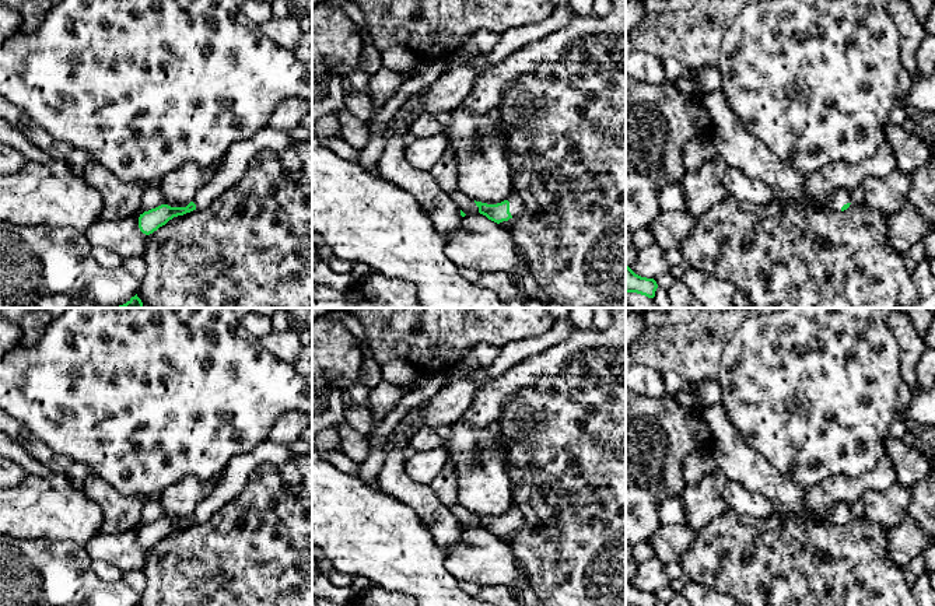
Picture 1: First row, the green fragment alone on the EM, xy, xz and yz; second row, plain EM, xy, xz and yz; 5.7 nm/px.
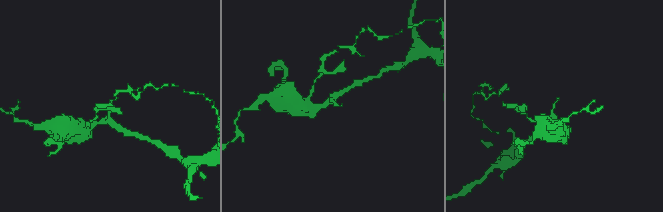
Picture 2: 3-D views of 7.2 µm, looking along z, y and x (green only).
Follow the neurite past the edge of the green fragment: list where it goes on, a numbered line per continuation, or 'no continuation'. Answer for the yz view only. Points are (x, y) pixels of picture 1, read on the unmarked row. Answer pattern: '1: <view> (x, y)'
1: yz (840, 511)

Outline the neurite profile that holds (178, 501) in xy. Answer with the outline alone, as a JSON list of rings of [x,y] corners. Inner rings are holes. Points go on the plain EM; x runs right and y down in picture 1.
[[[188,476],[179,483],[169,486],[158,498],[165,512],[164,518],[186,521],[214,487],[216,480],[202,481],[196,476]]]

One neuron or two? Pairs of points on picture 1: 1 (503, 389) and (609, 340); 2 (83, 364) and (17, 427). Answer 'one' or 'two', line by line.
1: one
2: two

